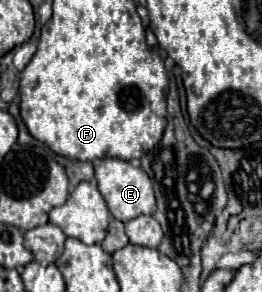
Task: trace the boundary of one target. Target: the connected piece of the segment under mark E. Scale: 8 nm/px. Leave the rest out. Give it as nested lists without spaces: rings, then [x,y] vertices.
[[[103,158],[95,168],[95,178],[99,182],[99,192],[107,202],[113,218],[121,222],[129,222],[141,214],[153,214],[156,210],[156,198],[153,184],[149,176],[135,164],[119,160],[119,158]]]

